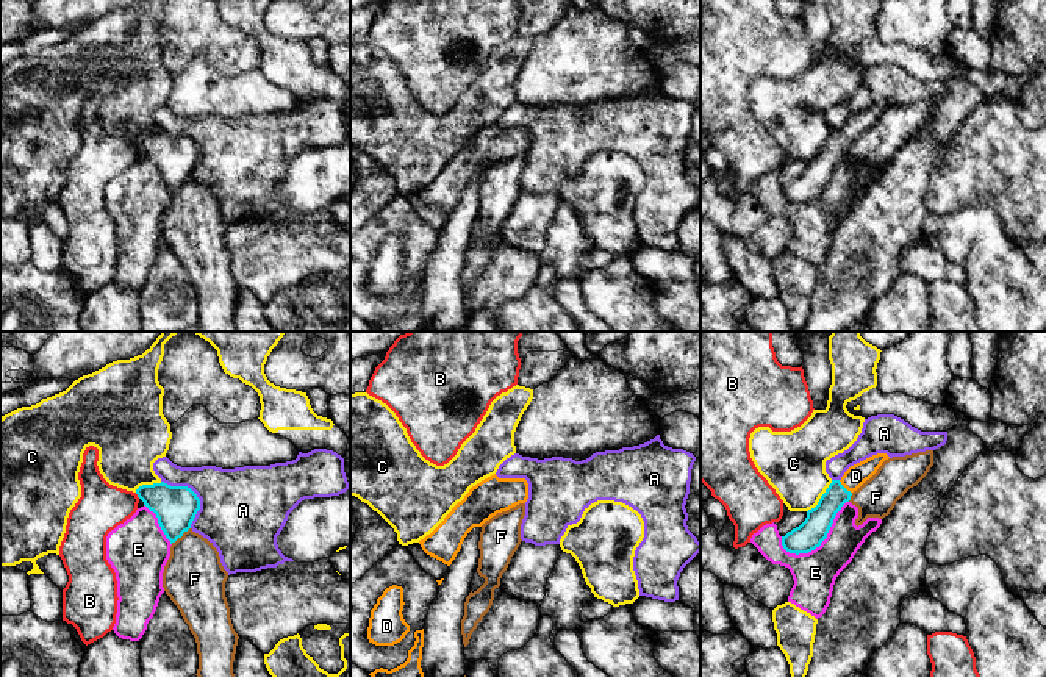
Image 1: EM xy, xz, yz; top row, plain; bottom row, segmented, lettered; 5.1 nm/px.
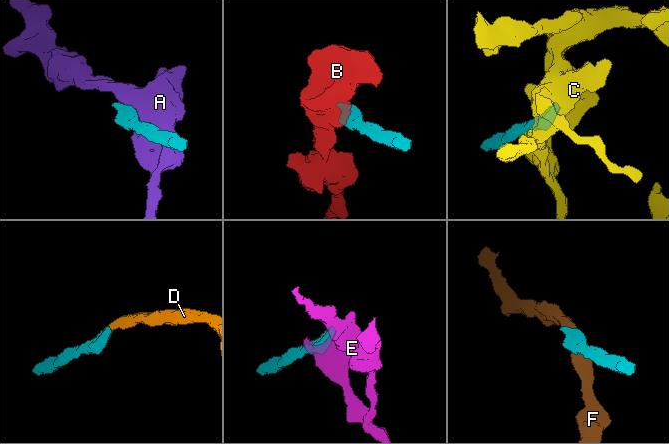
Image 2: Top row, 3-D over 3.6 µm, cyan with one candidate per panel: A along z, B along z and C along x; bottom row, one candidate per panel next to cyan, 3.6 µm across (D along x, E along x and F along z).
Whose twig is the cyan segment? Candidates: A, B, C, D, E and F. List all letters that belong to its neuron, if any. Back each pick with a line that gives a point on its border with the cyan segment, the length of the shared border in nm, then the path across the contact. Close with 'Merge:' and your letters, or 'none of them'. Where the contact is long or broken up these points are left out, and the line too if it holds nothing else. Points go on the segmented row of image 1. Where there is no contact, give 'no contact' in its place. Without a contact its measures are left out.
D: meets cyan in yz at (843, 487); contact 100 nm long; runs through yz (820, 519), (843, 487), (856, 476)
Merge: D

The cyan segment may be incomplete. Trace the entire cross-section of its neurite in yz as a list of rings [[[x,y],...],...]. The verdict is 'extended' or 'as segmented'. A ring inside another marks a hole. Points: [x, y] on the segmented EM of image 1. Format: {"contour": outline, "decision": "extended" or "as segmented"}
{"contour": [[[887,453],[872,455],[851,466],[840,480],[832,480],[818,505],[807,511],[805,521],[782,536],[782,546],[790,553],[808,553],[821,546],[833,524],[836,513],[869,480],[885,460]]], "decision": "extended"}

